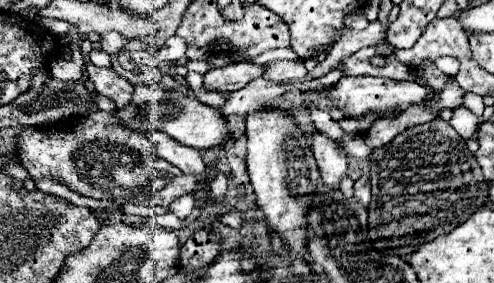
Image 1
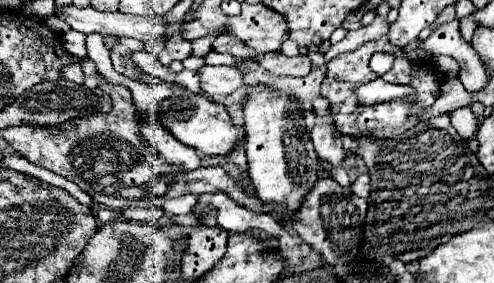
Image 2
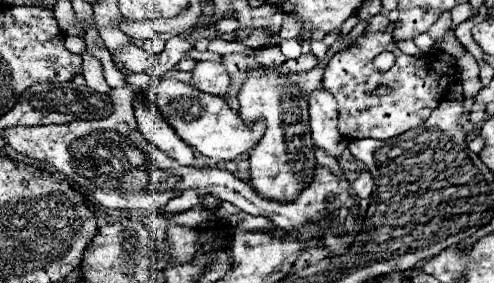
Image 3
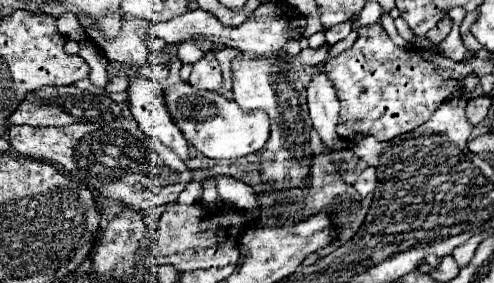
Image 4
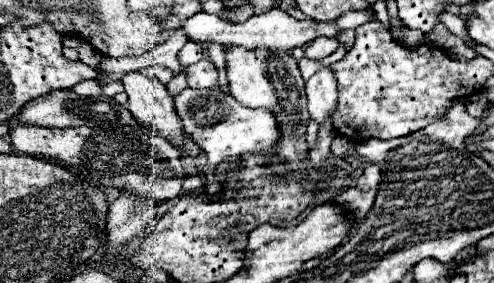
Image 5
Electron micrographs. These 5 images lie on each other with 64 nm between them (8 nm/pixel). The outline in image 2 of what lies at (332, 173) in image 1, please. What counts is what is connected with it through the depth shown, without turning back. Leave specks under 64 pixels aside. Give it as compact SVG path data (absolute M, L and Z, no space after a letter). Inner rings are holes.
M322 96L316 98L314 102L314 114L316 114L316 124L312 128L312 142L316 148L316 154L320 160L328 162L330 168L340 168L342 160L346 156L342 142L334 134L334 120L330 116L330 102Z

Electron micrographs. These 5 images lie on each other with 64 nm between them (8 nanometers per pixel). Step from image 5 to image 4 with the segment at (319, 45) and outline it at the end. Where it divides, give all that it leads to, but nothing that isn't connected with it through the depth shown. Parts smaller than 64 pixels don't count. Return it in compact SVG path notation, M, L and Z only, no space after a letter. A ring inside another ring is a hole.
M324 46L324 48L320 48L320 50L304 48L304 50L302 50L298 56L288 58L288 62L290 62L290 64L294 64L296 68L300 68L302 64L316 66L316 64L320 64L320 62L324 62L324 60L326 60L326 52L328 52L328 46Z

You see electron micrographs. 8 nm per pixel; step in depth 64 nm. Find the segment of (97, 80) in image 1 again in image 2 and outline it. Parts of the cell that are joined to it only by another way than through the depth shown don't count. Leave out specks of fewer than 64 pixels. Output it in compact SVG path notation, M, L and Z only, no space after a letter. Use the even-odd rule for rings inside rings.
M100 76L100 88L112 98L112 112L94 114L90 118L76 118L58 126L16 126L2 130L2 136L10 146L22 154L28 162L52 170L72 182L76 182L84 192L92 196L94 202L104 204L112 210L126 206L156 208L170 198L182 194L204 194L204 192L226 192L240 206L248 206L252 212L280 212L280 206L262 204L256 196L248 196L224 168L198 168L194 172L180 170L168 164L144 136L140 136L140 126L134 118L130 90L108 82Z

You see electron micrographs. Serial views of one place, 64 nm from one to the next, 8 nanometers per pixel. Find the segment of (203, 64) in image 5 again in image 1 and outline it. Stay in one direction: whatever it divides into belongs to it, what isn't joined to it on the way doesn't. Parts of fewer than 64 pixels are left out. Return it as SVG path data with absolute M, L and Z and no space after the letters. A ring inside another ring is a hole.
M232 62L228 66L212 66L204 74L204 86L214 88L218 92L234 92L244 88L250 80L260 78L268 66L266 64L252 64L252 62Z

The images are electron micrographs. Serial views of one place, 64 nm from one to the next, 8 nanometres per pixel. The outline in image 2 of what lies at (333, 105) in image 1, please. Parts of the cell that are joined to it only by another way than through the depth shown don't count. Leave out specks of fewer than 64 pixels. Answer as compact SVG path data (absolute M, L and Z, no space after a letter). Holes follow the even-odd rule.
M376 78L368 84L360 84L354 88L356 98L360 104L364 106L372 106L372 104L382 104L382 102L392 102L392 100L400 100L404 96L412 94L412 86L402 86L402 84L388 84L382 78Z

